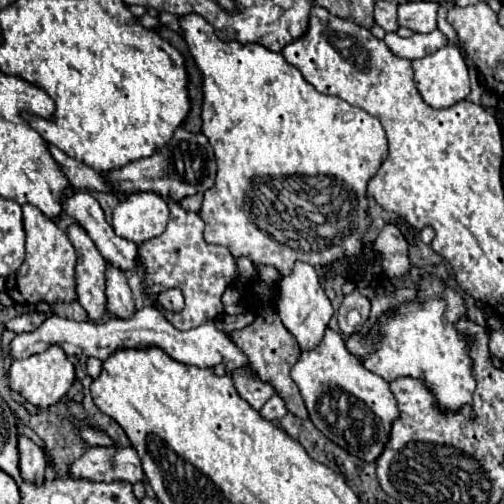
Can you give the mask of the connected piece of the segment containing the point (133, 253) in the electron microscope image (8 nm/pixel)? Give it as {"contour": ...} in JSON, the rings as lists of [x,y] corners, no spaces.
{"contour":[[[73,191],[73,195],[67,195],[63,197],[63,213],[71,215],[87,233],[89,237],[93,239],[93,243],[97,245],[99,253],[115,267],[123,269],[123,271],[129,271],[129,269],[135,269],[137,265],[137,245],[133,241],[127,241],[123,237],[117,237],[113,233],[113,227],[105,221],[105,215],[103,215],[103,209],[101,205],[95,201],[95,197],[87,191]]]}

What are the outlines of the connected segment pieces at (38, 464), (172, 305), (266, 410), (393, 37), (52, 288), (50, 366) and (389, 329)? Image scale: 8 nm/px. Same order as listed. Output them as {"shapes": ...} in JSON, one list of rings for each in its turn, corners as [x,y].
{"shapes":[[[[19,437],[17,447],[19,447],[19,471],[23,481],[35,485],[43,483],[43,473],[47,467],[45,453],[29,437]]],[[[177,287],[161,291],[161,293],[157,293],[157,305],[161,305],[165,311],[181,311],[183,309],[183,293]]],[[[273,395],[265,405],[263,405],[263,409],[259,411],[265,419],[269,419],[269,421],[279,421],[281,417],[285,417],[287,415],[287,407],[285,407],[285,403],[283,403],[283,399],[279,397],[279,395]]],[[[435,29],[431,33],[413,33],[409,39],[401,39],[397,33],[387,33],[385,43],[395,55],[401,55],[405,59],[421,59],[429,53],[435,53],[437,49],[447,45],[447,37]]],[[[23,205],[23,227],[25,227],[25,261],[23,265],[7,277],[7,293],[15,303],[57,303],[73,301],[75,295],[75,263],[77,255],[65,231],[61,231],[47,215],[43,215],[35,205]]],[[[51,345],[47,351],[31,355],[27,359],[13,361],[9,367],[9,387],[35,407],[49,407],[57,403],[73,387],[73,383],[75,383],[75,367],[59,345]]],[[[425,277],[421,281],[421,291],[417,295],[417,301],[407,303],[403,307],[395,307],[395,309],[397,309],[397,315],[389,315],[389,321],[383,327],[377,351],[367,355],[365,359],[361,359],[361,363],[369,371],[381,375],[385,381],[393,381],[393,379],[405,377],[405,375],[421,379],[435,393],[437,405],[443,407],[443,409],[457,411],[463,405],[471,403],[473,401],[473,391],[475,391],[475,379],[473,379],[473,373],[471,373],[471,359],[467,355],[467,341],[461,339],[463,335],[457,333],[457,329],[453,327],[457,319],[465,317],[465,303],[459,297],[459,293],[455,293],[453,289],[443,287],[439,279]]]]}

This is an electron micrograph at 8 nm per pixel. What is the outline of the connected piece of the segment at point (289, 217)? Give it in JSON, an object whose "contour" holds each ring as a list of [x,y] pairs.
{"contour":[[[195,13],[183,15],[183,17],[179,17],[179,21],[181,21],[185,43],[203,75],[201,133],[207,135],[207,139],[213,147],[213,153],[215,153],[215,161],[217,161],[215,187],[211,187],[203,193],[203,205],[199,211],[199,217],[205,221],[205,241],[227,247],[231,251],[231,255],[235,255],[235,257],[241,255],[241,257],[247,257],[257,263],[275,265],[281,275],[291,273],[295,261],[305,261],[311,265],[327,265],[327,263],[335,263],[341,257],[359,255],[363,233],[367,231],[367,227],[371,223],[371,219],[367,215],[367,181],[375,175],[375,171],[387,157],[387,139],[385,139],[385,131],[383,131],[379,119],[375,119],[373,115],[369,115],[367,111],[363,111],[359,107],[349,105],[347,101],[343,101],[335,95],[319,93],[311,83],[307,83],[307,79],[301,75],[301,71],[297,67],[289,65],[283,59],[281,53],[267,51],[259,43],[243,45],[239,41],[221,41],[215,35],[215,29],[201,15],[195,15]]]}

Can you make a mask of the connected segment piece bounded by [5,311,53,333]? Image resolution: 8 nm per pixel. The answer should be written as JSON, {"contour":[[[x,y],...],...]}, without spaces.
{"contour":[[[47,311],[47,313],[27,313],[27,315],[21,315],[21,317],[11,319],[5,327],[9,327],[9,329],[15,331],[15,333],[33,331],[33,329],[37,329],[45,319],[49,319],[51,315],[53,315],[53,311]]]}

